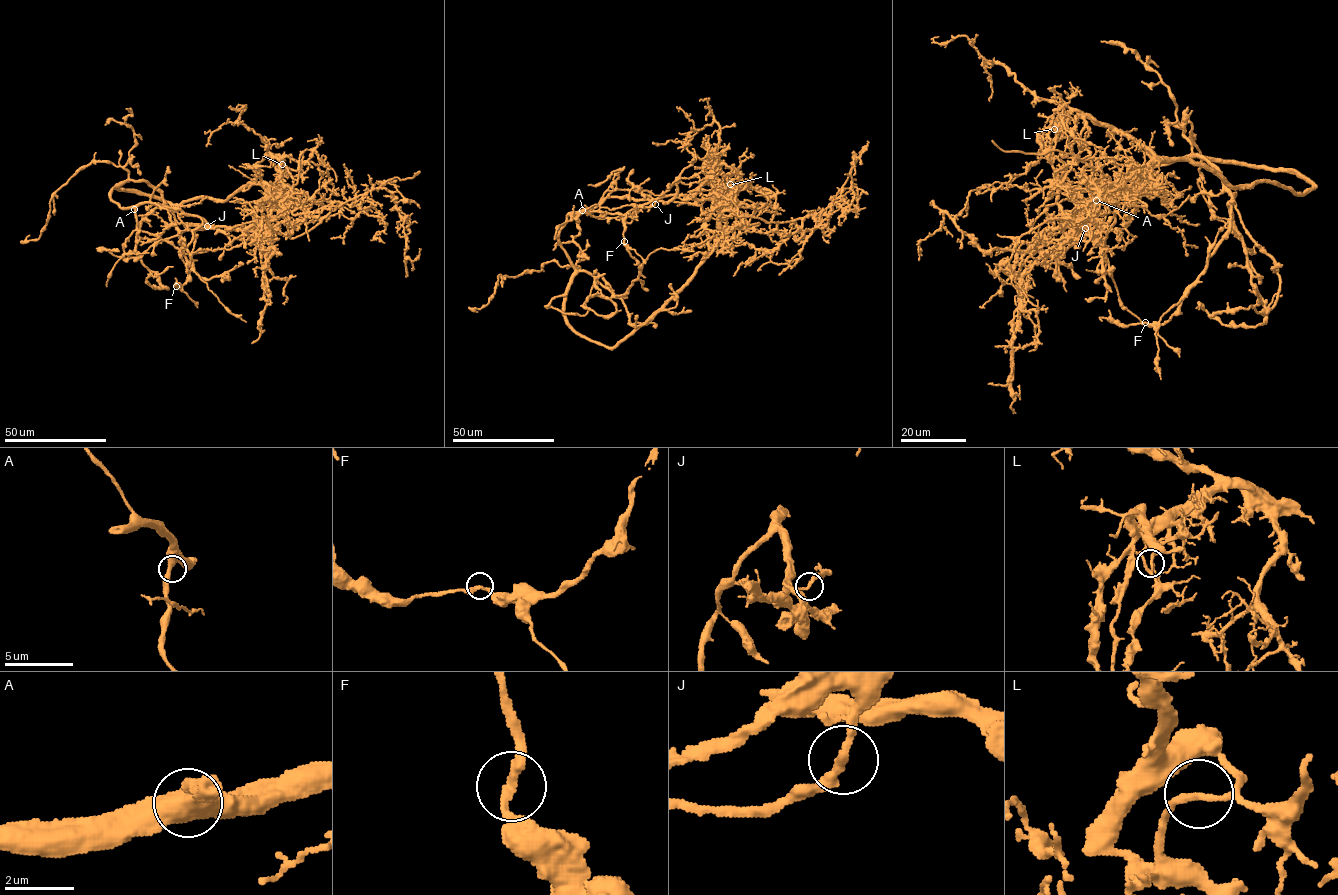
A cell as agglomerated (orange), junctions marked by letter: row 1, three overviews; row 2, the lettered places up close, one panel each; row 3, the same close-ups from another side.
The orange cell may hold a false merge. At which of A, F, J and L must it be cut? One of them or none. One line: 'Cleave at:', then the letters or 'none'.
Cleave at: L

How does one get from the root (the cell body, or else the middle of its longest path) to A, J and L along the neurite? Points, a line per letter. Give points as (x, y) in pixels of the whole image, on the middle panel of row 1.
A: (651, 200), (606, 197), (596, 206), (582, 210)
J: (651, 200), (691, 203), (695, 200), (686, 195), (667, 195), (659, 197), (655, 204)
L: (651, 200), (693, 204), (713, 199), (721, 205), (745, 180), (729, 184)

